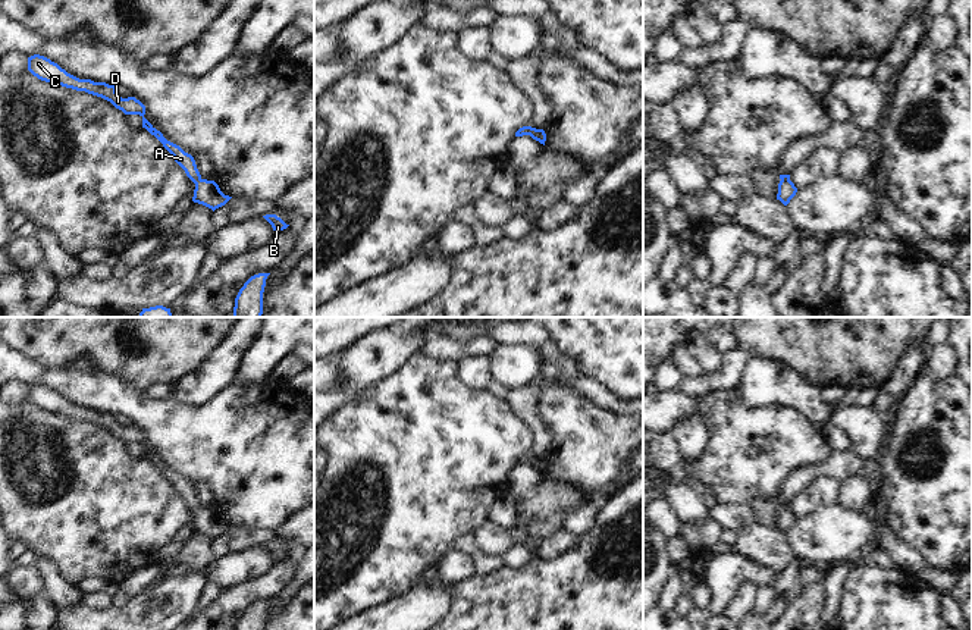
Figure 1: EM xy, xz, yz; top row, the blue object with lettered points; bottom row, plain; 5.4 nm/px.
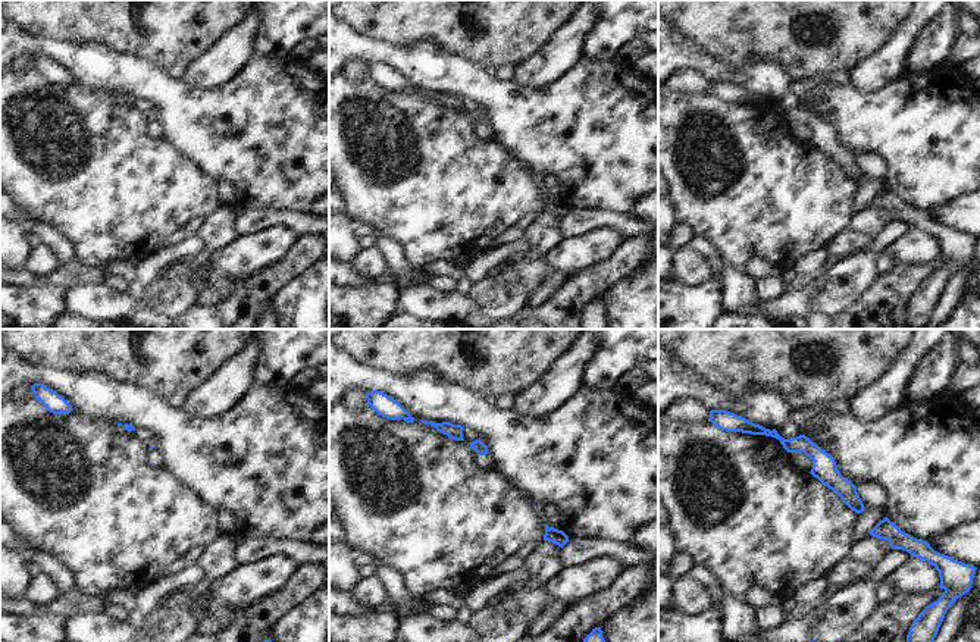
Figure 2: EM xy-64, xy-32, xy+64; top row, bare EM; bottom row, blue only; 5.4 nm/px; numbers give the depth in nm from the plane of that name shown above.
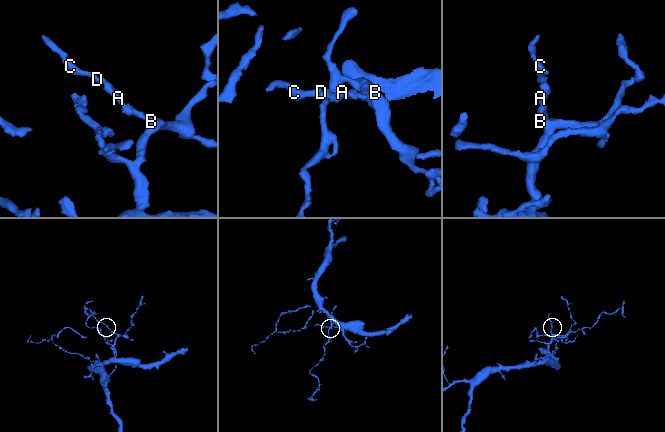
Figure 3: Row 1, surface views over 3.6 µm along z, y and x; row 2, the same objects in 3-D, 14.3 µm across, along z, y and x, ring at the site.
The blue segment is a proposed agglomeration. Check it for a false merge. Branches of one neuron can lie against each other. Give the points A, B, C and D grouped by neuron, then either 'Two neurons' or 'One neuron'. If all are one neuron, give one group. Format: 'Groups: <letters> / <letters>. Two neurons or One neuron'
Groups: A B C D. One neuron

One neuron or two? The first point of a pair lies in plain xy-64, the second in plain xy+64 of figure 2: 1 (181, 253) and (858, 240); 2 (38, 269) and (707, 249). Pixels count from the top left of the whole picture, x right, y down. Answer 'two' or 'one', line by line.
1: two
2: two

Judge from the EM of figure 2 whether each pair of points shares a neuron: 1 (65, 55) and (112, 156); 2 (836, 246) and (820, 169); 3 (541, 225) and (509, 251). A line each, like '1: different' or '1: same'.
1: different
2: different
3: different

